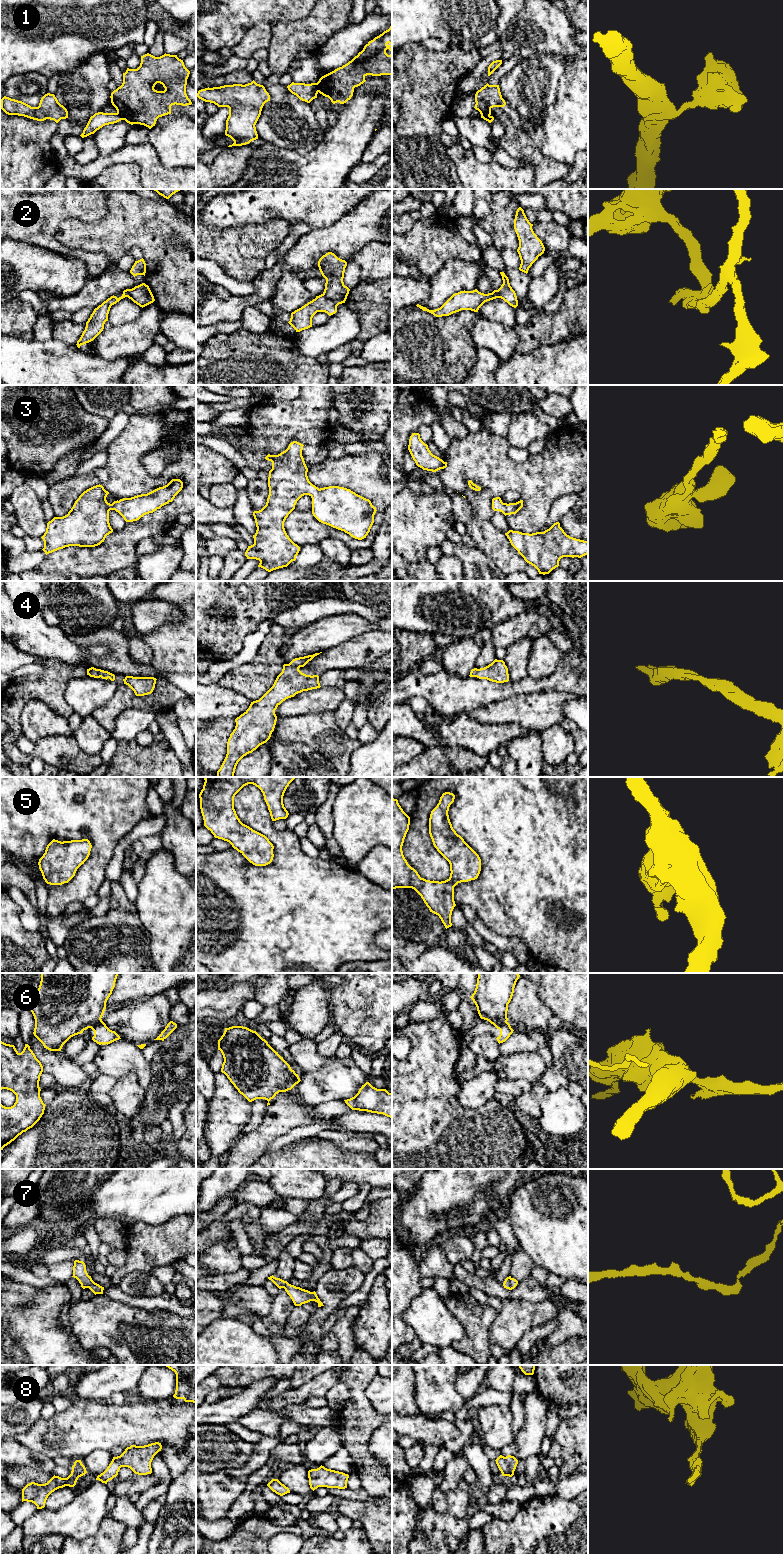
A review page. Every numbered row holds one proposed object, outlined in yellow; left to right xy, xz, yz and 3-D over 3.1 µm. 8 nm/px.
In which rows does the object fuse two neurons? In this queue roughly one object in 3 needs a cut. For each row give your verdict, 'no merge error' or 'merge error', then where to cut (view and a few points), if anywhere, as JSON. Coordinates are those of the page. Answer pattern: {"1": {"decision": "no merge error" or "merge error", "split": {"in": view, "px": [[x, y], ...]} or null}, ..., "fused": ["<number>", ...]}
{"1": {"decision": "merge error", "split": {"in": "xz", "px": [[316, 83], [318, 91]]}}, "2": {"decision": "merge error", "split": {"in": "xz", "px": [[323, 293], [337, 305]]}}, "3": {"decision": "no merge error", "split": null}, "4": {"decision": "no merge error", "split": null}, "5": {"decision": "no merge error", "split": null}, "6": {"decision": "merge error", "split": {"in": "xz", "px": [[293, 1070], [291, 1087]]}}, "7": {"decision": "no merge error", "split": null}, "8": {"decision": "no merge error", "split": null}, "fused": ["1", "2", "6"]}

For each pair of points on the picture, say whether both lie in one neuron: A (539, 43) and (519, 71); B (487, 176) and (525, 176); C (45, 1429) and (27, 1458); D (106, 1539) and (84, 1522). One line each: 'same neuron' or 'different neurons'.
A: different neurons
B: same neuron
C: different neurons
D: different neurons

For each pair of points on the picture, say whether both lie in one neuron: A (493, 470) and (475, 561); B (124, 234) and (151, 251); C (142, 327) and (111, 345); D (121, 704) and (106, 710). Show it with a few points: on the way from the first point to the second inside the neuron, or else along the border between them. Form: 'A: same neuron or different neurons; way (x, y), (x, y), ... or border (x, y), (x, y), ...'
A: different neurons; border (476, 546), (490, 561)
B: same neuron; way (131, 234), (134, 234), (144, 244)
C: same neuron; way (134, 335), (130, 339), (119, 341)
D: same neuron; way (117, 704), (110, 710)

